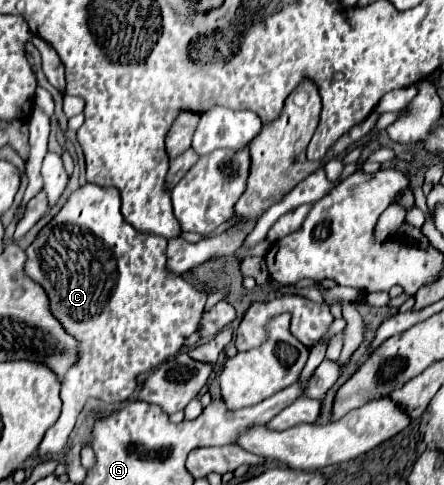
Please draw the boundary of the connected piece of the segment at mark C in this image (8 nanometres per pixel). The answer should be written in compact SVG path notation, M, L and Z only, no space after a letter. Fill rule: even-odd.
M85 184L71 194L61 212L39 232L37 240L27 248L25 272L31 280L43 286L51 300L51 312L61 328L79 342L79 360L65 372L61 384L61 420L47 430L37 454L49 456L63 452L67 438L75 426L77 414L87 398L99 398L106 403L120 403L135 392L135 378L159 366L169 356L177 354L187 336L197 330L199 314L205 308L207 294L197 290L181 276L167 270L167 239L135 230L121 216L121 200L117 190Z

